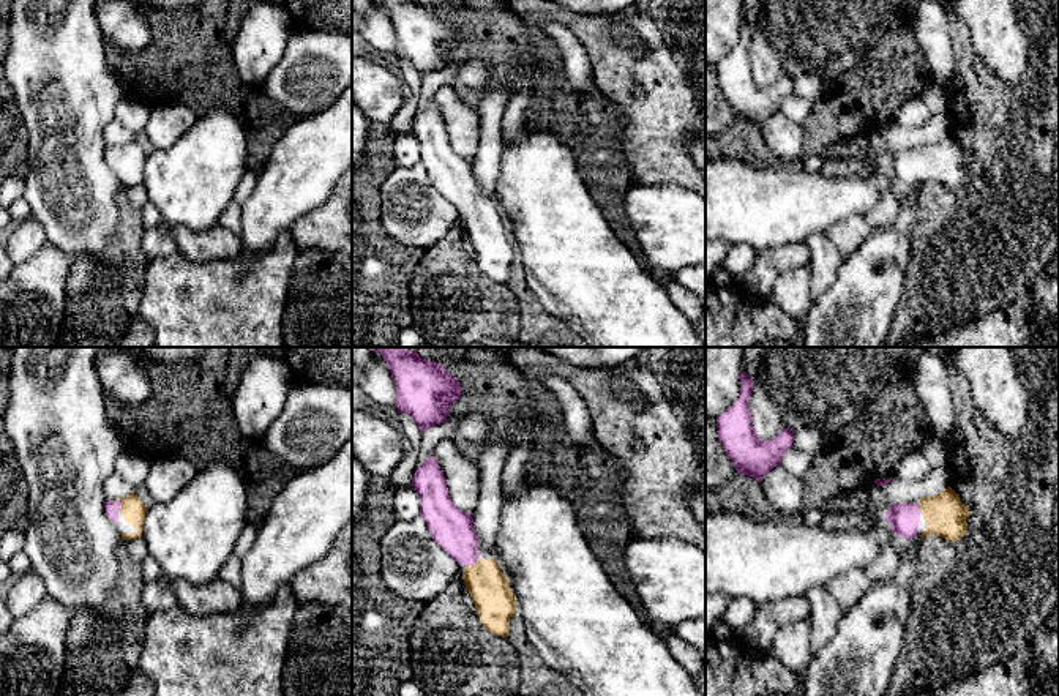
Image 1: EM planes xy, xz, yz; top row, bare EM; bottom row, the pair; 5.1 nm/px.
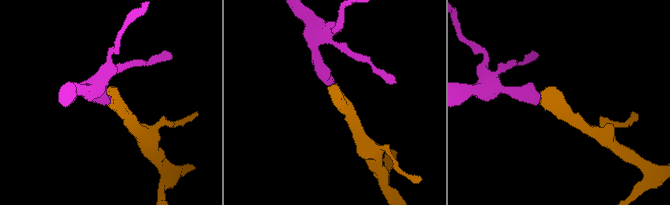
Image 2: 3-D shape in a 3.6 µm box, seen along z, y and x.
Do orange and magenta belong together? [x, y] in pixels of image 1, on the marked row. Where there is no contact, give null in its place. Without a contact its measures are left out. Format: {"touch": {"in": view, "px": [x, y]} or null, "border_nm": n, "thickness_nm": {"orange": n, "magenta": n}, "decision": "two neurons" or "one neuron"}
{"touch": {"in": "xz", "px": [474, 564]}, "border_nm": 80, "thickness_nm": {"orange": 200, "magenta": 220}, "decision": "one neuron"}

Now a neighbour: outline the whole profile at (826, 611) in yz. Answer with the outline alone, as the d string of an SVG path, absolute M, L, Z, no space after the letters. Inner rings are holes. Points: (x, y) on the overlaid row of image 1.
M825 586L810 587L805 598L811 609L808 620L811 625L811 653L814 657L835 636L843 609Z

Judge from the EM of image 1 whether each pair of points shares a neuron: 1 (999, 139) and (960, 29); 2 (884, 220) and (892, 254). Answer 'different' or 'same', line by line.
1: same
2: different

